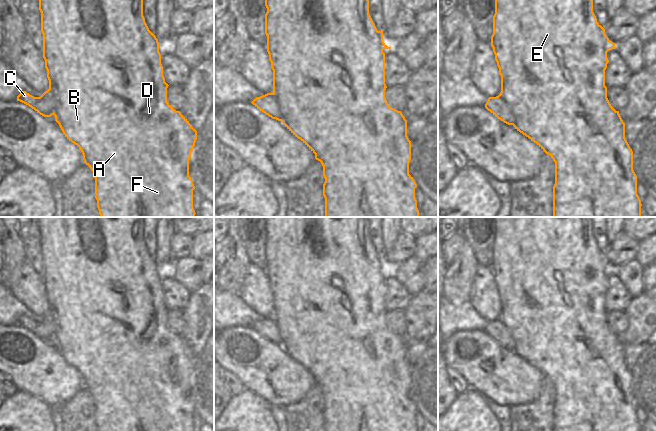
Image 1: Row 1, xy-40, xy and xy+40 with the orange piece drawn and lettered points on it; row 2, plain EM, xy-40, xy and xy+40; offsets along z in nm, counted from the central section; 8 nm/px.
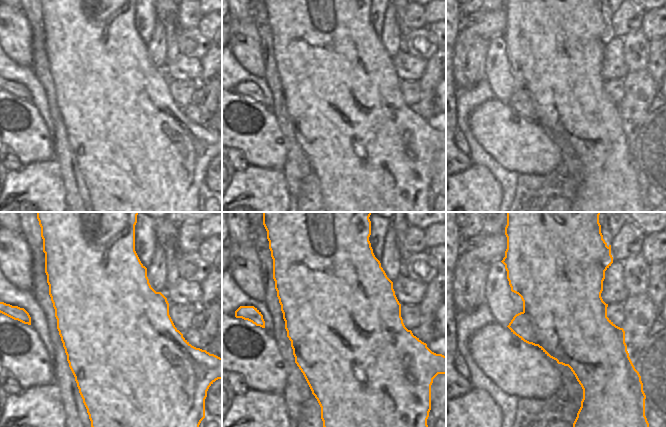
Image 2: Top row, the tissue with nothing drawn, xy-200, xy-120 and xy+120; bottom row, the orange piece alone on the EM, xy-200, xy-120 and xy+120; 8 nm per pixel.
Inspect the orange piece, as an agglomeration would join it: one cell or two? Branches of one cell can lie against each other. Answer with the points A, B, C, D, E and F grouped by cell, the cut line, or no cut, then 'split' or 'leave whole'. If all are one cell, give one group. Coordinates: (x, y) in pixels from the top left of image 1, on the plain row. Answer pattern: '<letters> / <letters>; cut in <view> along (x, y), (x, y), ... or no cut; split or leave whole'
A B D E F / C; cut in xy+40 along (499, 318), (510, 332), (513, 348); split

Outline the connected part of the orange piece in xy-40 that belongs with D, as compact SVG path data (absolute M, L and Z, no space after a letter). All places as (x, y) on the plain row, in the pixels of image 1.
M37 217L41 236L43 282L53 322L53 339L65 361L82 376L83 384L95 402L97 431L193 431L195 410L189 400L189 384L197 355L167 326L168 308L163 300L159 266L143 240L143 217Z

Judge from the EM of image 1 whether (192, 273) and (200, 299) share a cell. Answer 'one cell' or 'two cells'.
two cells

